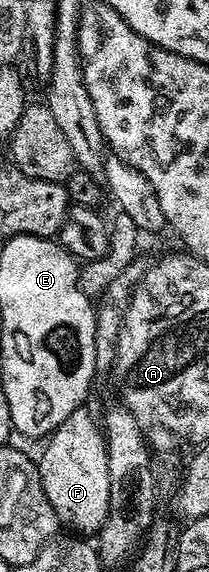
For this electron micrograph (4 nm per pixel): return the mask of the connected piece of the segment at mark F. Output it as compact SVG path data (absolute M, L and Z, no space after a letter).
M80 406L68 415L67 420L57 427L54 434L49 436L42 457L38 459L38 472L41 475L41 484L51 502L53 511L56 513L59 522L63 525L70 525L75 532L82 535L97 534L101 531L104 521L107 520L110 512L111 486L109 484L108 457L106 438L101 426L94 421L87 406Z

